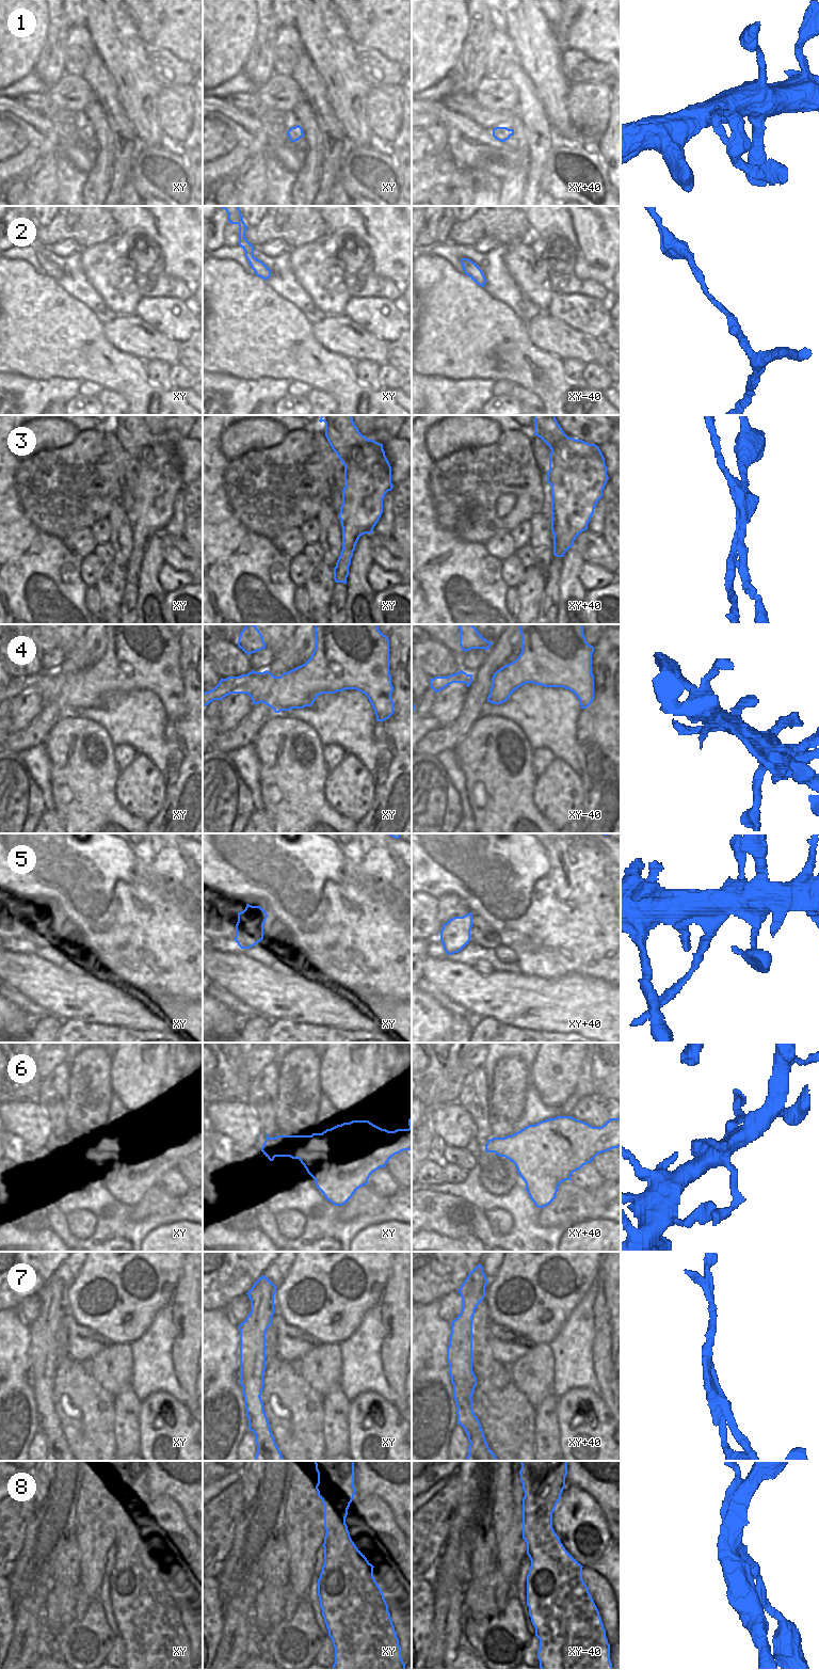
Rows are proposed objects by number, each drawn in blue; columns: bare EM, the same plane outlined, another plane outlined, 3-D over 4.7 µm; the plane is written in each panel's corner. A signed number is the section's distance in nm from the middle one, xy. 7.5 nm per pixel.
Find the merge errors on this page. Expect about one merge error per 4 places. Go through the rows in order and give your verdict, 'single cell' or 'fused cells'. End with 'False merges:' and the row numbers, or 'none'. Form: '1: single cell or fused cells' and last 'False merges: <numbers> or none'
1: single cell
2: single cell
3: fused cells
4: single cell
5: fused cells
6: single cell
7: fused cells
8: fused cells
False merges: 3, 5, 7, 8

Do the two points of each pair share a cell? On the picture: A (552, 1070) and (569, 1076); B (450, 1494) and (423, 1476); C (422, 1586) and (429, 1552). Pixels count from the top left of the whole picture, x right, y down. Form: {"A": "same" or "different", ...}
{"A": "same", "B": "different", "C": "different"}

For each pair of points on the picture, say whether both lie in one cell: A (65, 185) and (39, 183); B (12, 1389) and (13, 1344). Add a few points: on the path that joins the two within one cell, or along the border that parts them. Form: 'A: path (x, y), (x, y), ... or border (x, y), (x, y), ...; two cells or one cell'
A: border (58, 158), (58, 191), (54, 194); two cells
B: path (12, 1378), (12, 1355); one cell

